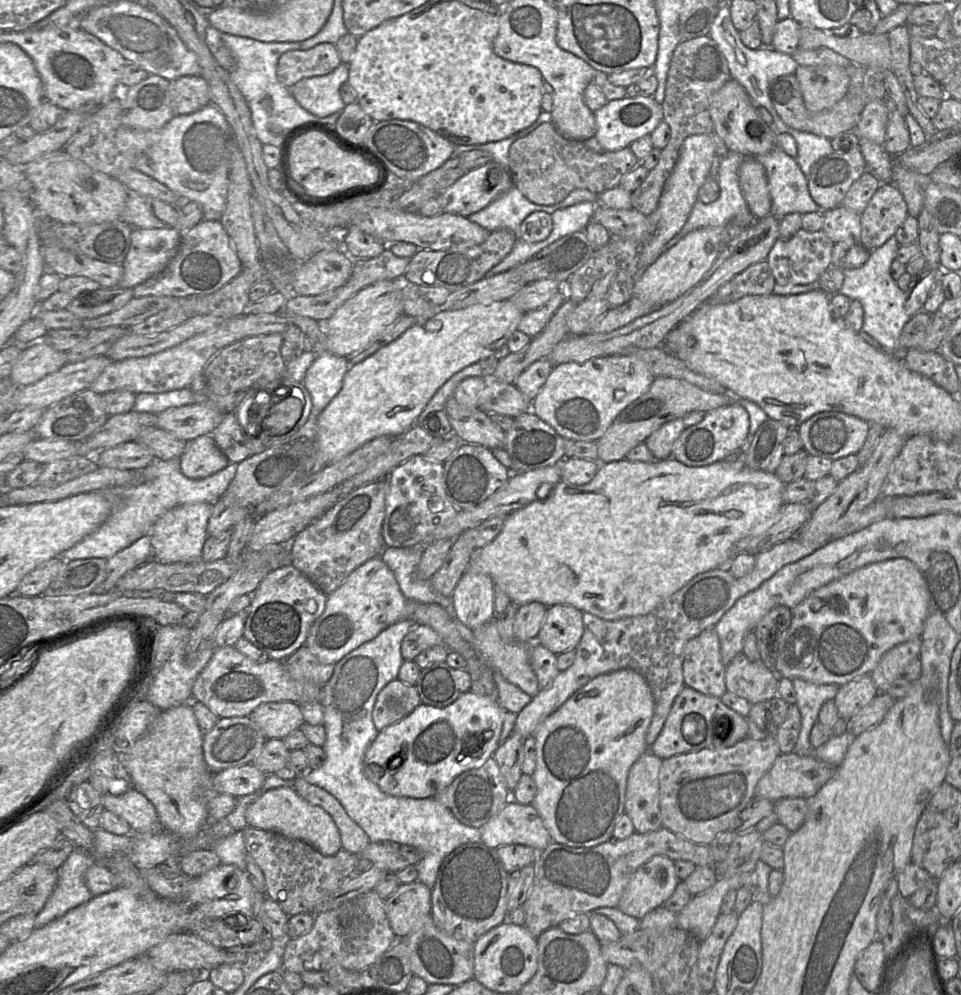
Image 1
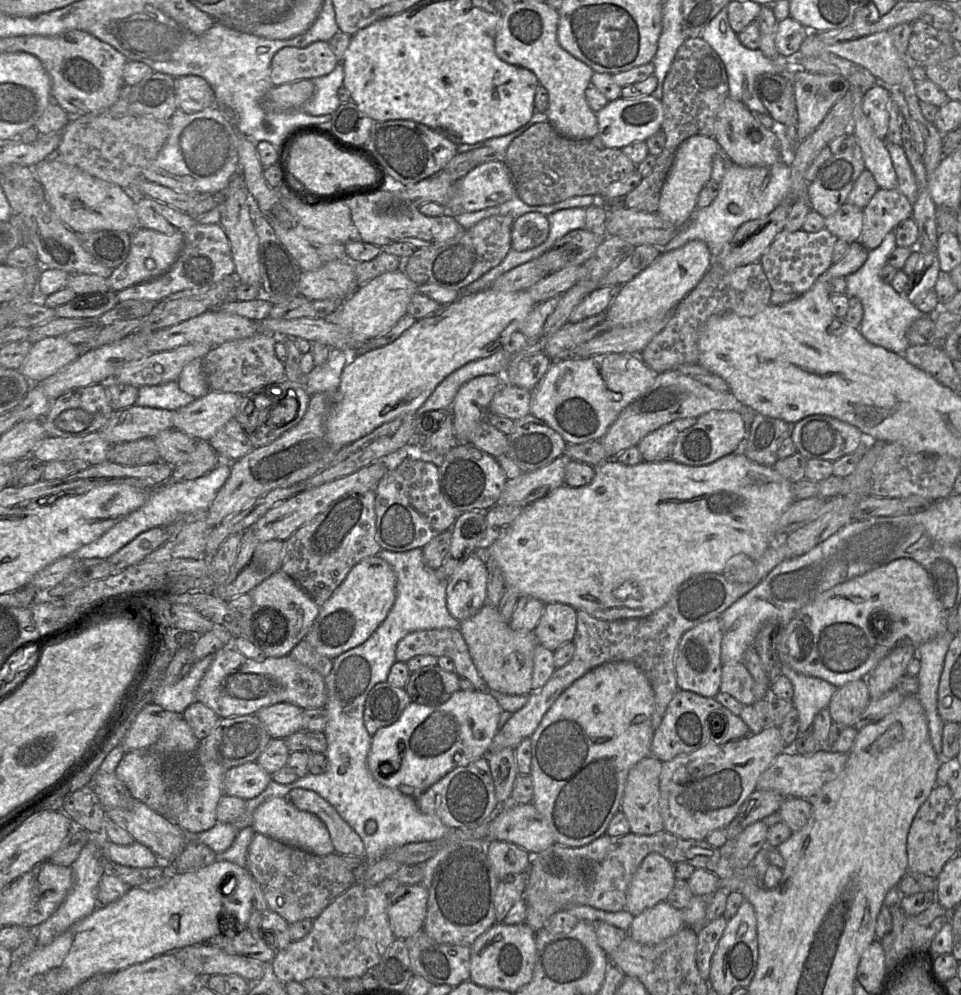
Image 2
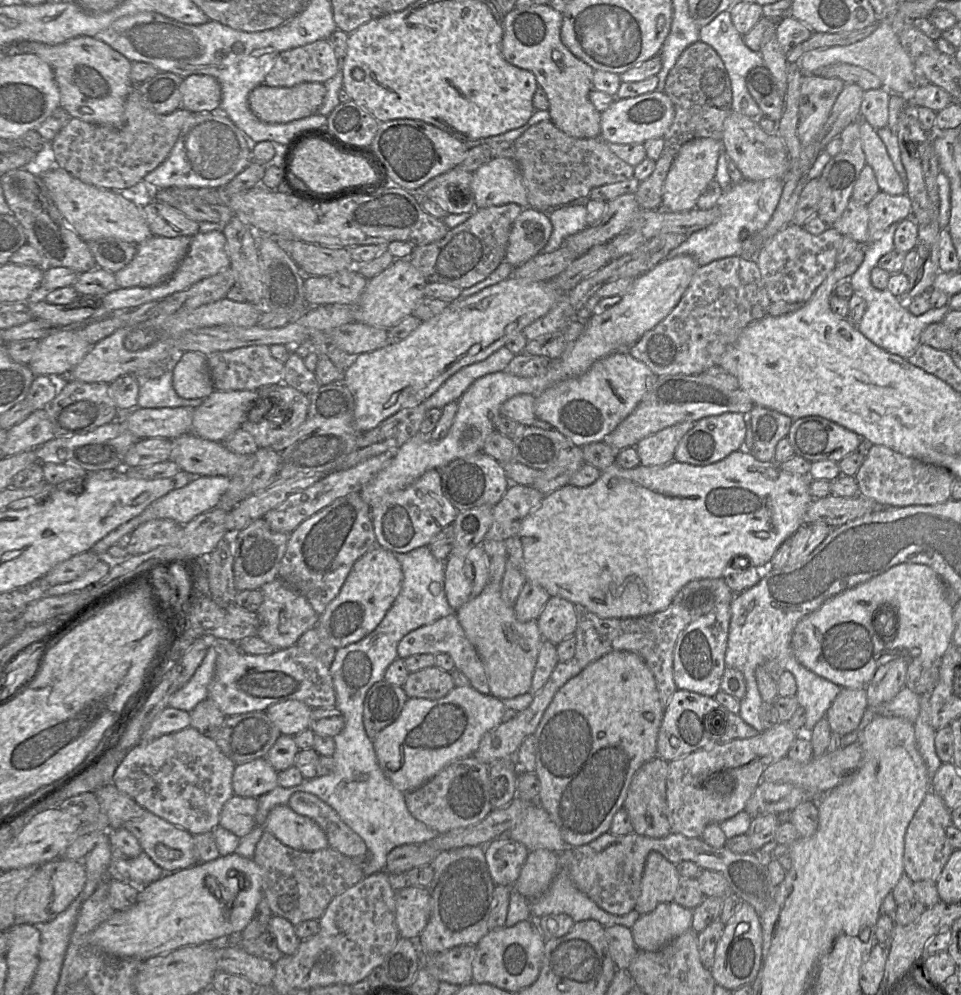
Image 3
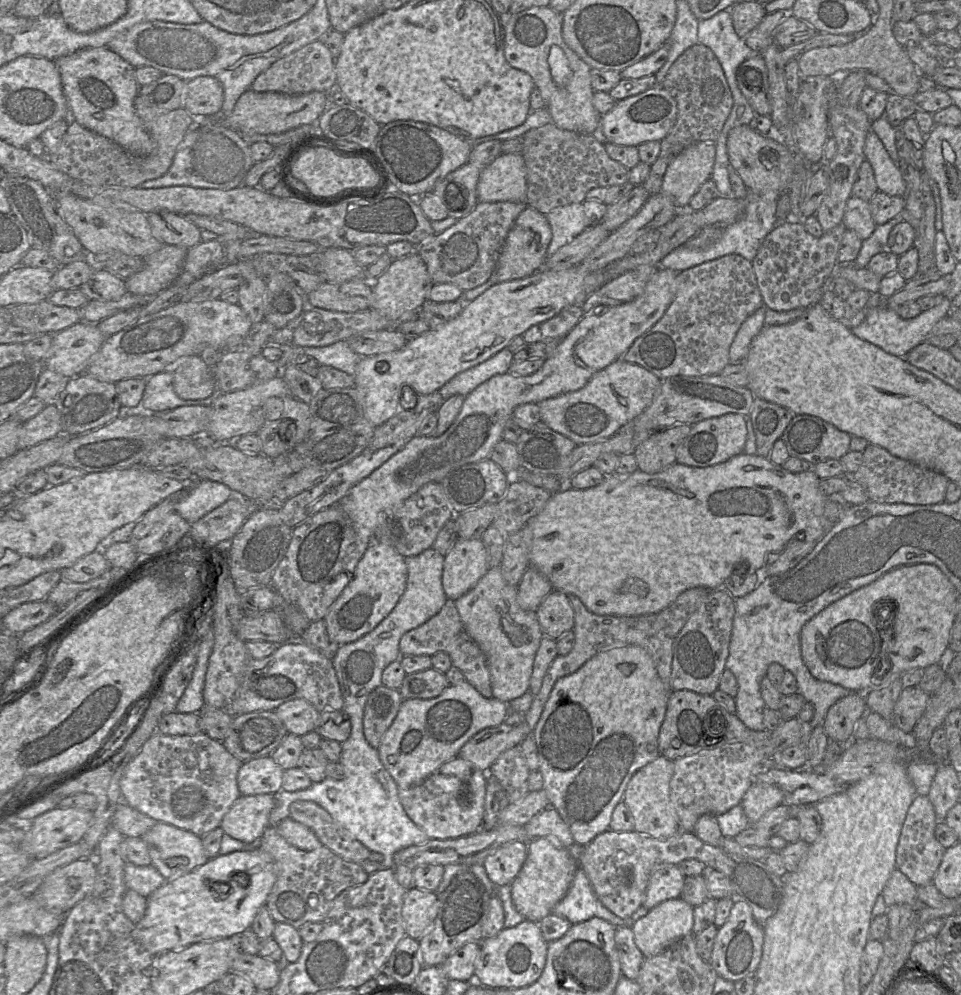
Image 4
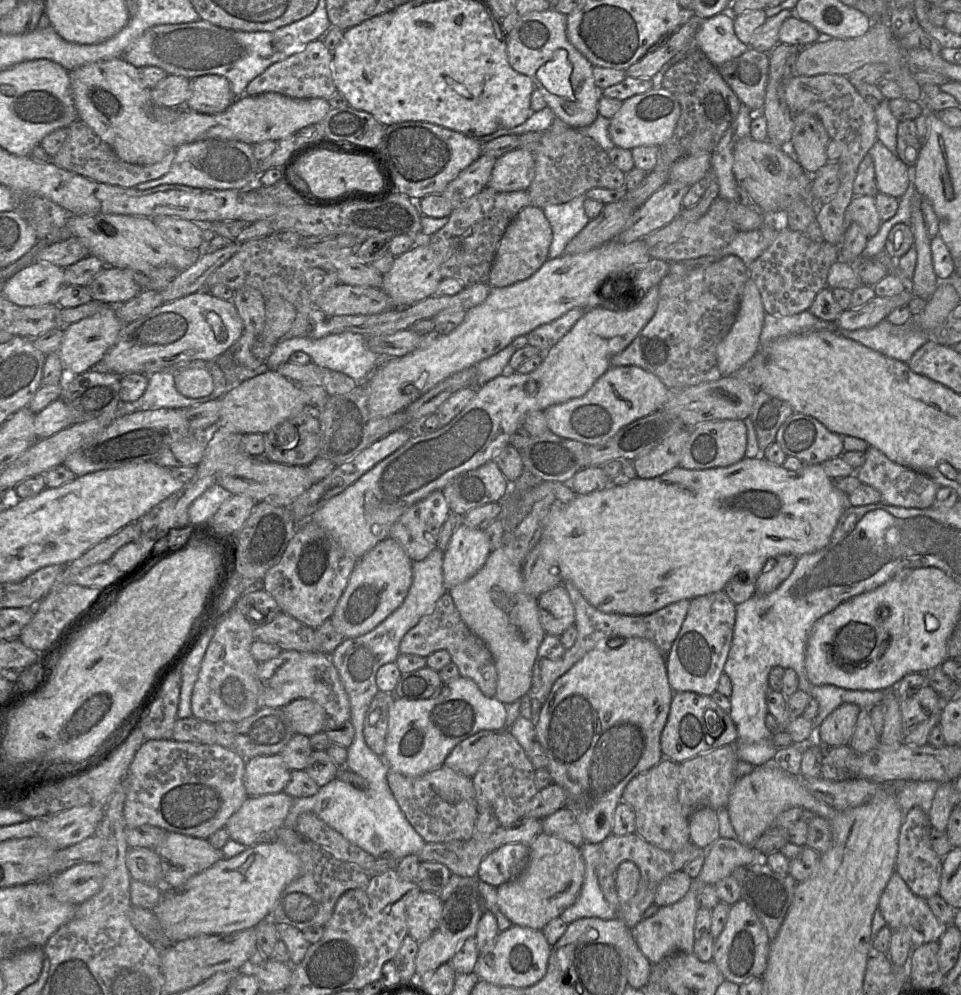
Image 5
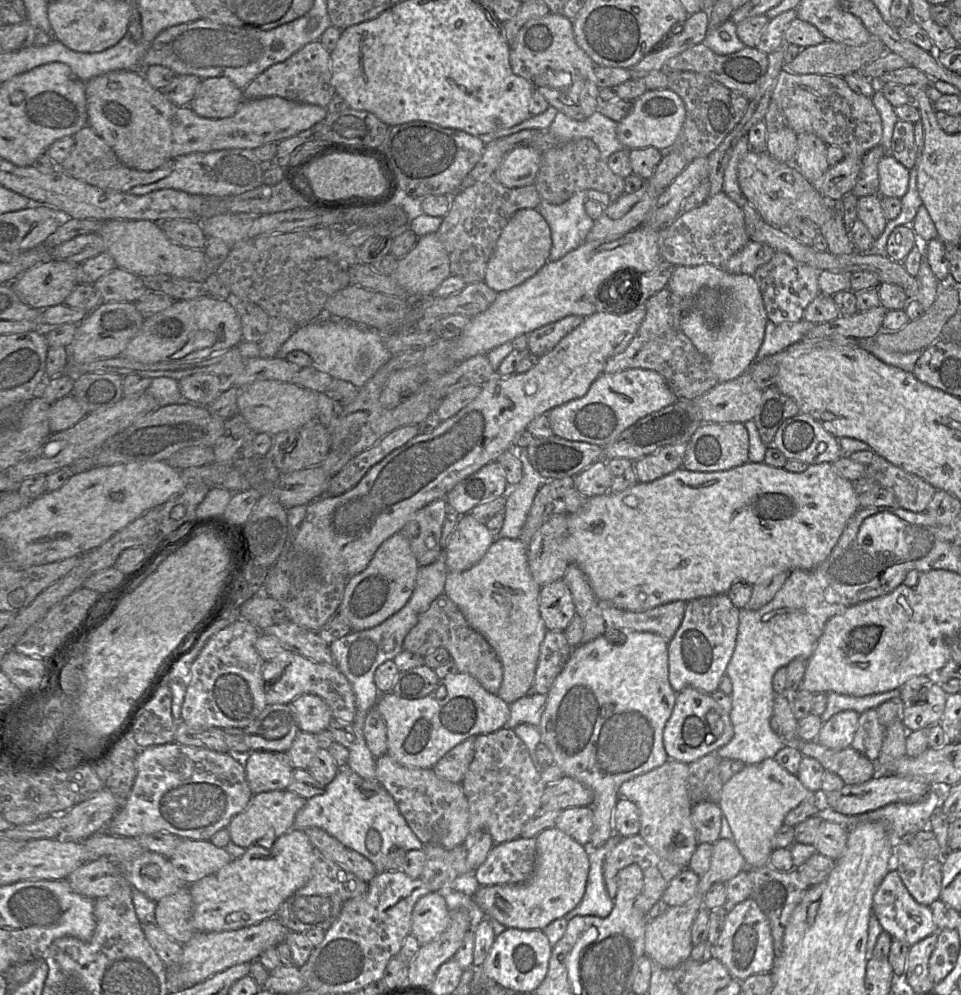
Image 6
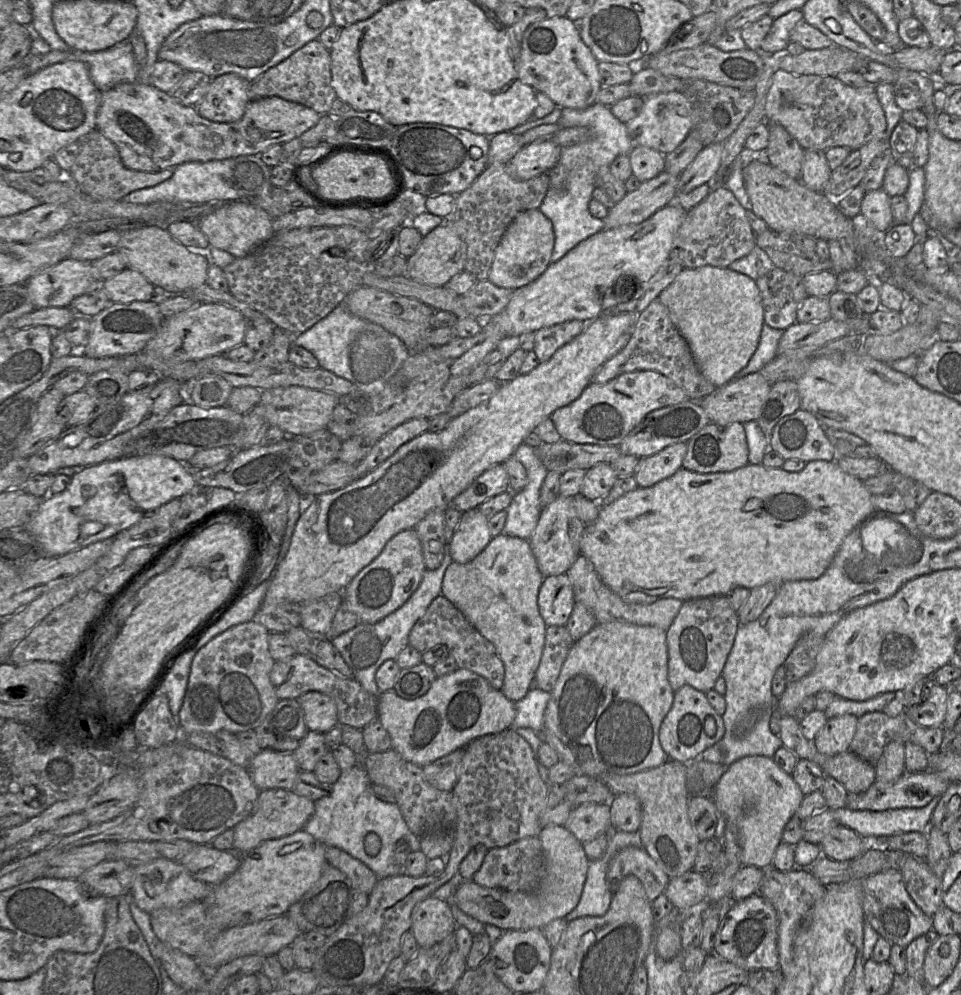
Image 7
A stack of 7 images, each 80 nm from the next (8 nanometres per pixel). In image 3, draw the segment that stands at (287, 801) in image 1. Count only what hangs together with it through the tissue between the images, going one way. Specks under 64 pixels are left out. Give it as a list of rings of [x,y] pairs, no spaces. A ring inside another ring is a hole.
[[[289,805],[274,807],[263,827],[283,844],[296,850],[317,851],[329,847],[322,828],[309,817],[294,812]]]

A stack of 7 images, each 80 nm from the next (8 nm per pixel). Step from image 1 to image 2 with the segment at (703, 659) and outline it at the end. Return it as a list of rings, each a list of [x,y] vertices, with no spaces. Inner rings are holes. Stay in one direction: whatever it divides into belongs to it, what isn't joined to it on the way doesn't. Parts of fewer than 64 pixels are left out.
[[[719,618],[703,622],[682,636],[675,653],[677,686],[681,690],[714,698],[720,692],[722,631]]]

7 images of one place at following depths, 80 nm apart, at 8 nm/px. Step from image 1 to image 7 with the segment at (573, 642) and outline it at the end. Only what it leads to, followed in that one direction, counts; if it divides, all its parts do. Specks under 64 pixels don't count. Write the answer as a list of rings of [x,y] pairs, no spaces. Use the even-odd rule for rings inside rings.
[[[567,574],[544,577],[538,594],[538,607],[546,626],[565,626],[575,604]]]

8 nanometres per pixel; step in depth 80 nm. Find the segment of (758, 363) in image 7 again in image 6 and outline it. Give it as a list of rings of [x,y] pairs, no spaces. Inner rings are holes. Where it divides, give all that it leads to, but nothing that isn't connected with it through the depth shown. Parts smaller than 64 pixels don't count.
[[[803,318],[796,322],[783,322],[780,324],[768,320],[763,342],[754,362],[782,352],[789,346],[801,341],[815,325],[815,323]]]

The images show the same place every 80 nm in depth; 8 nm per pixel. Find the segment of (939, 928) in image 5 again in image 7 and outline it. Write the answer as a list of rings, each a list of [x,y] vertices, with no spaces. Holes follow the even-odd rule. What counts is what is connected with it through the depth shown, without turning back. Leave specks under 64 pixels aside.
[[[887,870],[870,875],[862,880],[864,923],[868,922],[878,935],[891,945],[907,947],[914,939],[932,929],[933,919],[915,904],[908,894],[900,870]]]

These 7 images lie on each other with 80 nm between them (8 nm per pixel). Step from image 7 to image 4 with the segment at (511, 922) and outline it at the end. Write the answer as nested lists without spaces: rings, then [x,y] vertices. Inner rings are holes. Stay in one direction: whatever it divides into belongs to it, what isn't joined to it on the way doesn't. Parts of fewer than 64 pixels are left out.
[[[548,838],[529,840],[527,845],[527,858],[510,884],[511,898],[516,910],[526,920],[539,923],[551,914],[554,906],[566,895],[579,865],[568,849],[558,846]]]

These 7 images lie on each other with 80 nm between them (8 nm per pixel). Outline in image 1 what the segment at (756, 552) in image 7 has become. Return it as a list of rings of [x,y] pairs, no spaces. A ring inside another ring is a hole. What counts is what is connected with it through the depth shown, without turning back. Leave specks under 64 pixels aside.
[[[672,457],[652,462],[630,462],[626,459],[612,461],[598,466],[593,479],[581,486],[574,486],[560,480],[545,499],[537,499],[506,516],[501,532],[486,546],[476,550],[467,567],[469,572],[488,575],[494,587],[501,589],[520,606],[529,602],[539,602],[545,607],[565,604],[590,613],[604,620],[618,620],[626,617],[646,615],[658,607],[672,594],[682,588],[696,575],[720,567],[726,567],[732,557],[733,544],[746,537],[755,526],[772,517],[784,504],[785,484],[774,473],[753,470],[746,466],[740,470],[723,461],[705,466],[687,466]]]

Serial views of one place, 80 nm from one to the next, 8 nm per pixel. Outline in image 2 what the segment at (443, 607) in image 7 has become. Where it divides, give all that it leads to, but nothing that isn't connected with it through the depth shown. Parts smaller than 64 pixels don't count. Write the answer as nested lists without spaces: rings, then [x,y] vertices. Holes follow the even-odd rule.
[[[458,628],[418,630],[408,634],[398,642],[396,647],[397,661],[406,663],[409,659],[417,655],[448,656],[453,660],[455,665],[454,672],[457,673],[459,677],[469,679],[477,691],[487,690],[486,683],[479,675],[469,653],[467,643]]]

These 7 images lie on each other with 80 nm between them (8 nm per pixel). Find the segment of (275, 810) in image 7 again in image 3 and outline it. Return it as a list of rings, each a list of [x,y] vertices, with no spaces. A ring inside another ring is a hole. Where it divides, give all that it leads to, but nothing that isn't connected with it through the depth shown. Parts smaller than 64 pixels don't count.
[[[233,795],[222,807],[219,826],[242,838],[256,826],[257,810],[257,798]]]

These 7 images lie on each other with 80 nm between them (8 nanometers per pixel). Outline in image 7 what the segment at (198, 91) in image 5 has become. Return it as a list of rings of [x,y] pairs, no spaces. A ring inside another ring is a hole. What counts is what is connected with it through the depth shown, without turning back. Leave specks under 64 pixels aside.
[[[235,73],[211,80],[203,99],[194,108],[200,116],[218,123],[239,121],[250,98],[250,83]]]

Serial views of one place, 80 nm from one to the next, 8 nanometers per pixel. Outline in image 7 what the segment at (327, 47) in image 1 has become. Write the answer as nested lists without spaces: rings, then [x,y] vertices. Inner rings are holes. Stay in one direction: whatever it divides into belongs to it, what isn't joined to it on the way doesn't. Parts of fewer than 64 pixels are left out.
[[[312,40],[288,58],[264,72],[250,83],[250,98],[279,96],[305,105],[320,115],[329,114],[336,92],[331,86],[331,58],[329,50],[318,40]]]

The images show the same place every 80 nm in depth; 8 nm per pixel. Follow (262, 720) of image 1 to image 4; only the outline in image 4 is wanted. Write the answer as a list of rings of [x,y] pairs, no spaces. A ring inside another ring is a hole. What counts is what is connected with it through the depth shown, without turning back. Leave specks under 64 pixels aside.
[[[305,699],[289,700],[275,710],[288,733],[302,736],[315,729],[320,712]]]

